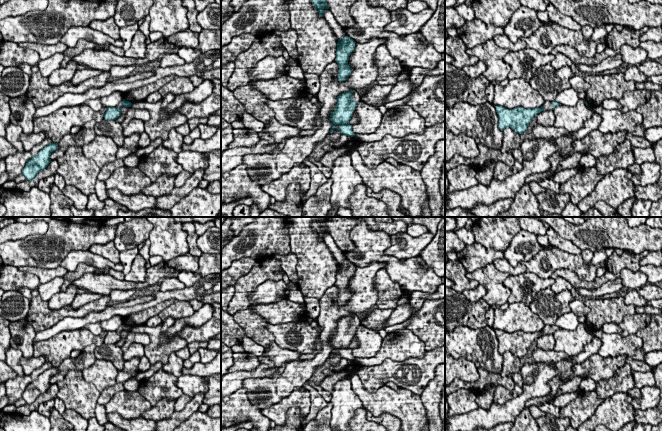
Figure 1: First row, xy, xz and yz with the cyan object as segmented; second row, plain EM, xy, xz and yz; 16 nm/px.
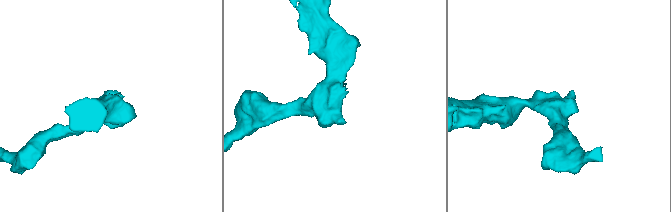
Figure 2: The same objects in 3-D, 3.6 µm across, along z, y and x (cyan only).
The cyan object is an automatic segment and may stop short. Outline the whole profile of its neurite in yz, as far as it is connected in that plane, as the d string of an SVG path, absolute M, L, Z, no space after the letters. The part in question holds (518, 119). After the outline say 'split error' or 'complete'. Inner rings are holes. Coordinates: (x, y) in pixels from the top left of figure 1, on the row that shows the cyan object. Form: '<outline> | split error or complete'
M545 101L540 108L516 107L507 109L503 106L495 106L498 114L498 128L503 131L506 127L510 127L518 134L525 133L532 118L544 110L554 110L555 107L561 105L556 101Z | split error

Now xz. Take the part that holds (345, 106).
M351 90L344 92L337 97L337 104L335 110L330 115L330 120L333 125L330 133L334 131L336 125L341 134L354 137L356 134L352 131L352 125L349 124L356 105L361 101L360 95L357 91Z | split error

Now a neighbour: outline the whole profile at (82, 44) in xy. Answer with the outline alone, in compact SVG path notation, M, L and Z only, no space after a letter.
M80 39L76 46L73 48L67 48L64 52L64 59L61 63L61 67L66 67L67 64L73 59L74 56L79 55L85 49L94 49L96 47L96 43Z

